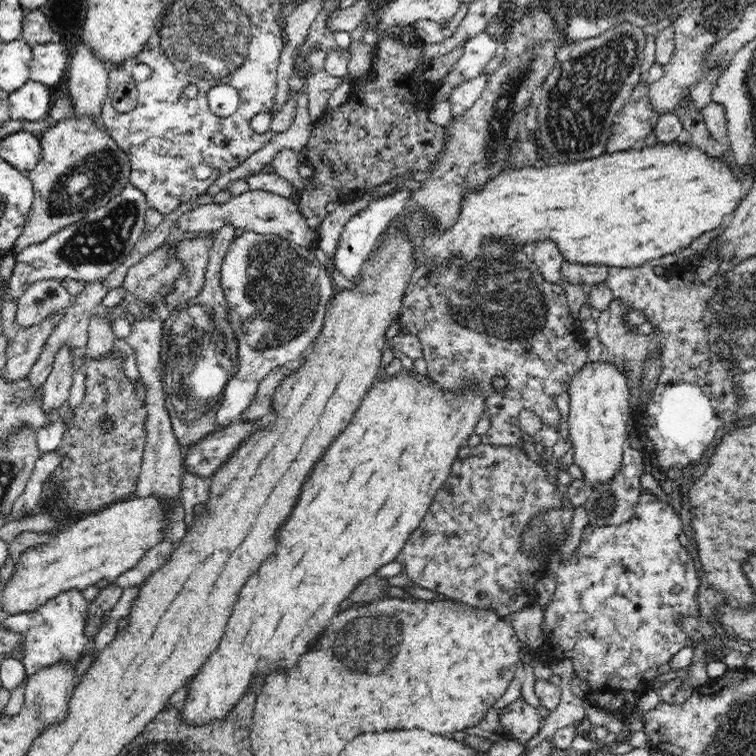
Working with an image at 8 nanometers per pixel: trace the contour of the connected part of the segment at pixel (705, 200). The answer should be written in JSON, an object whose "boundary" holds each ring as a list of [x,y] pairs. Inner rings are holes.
{"boundary":[[[656,144],[654,148],[648,148],[644,146],[644,150],[638,150],[638,152],[623,152],[605,153],[594,159],[587,159],[584,161],[577,161],[569,164],[554,164],[554,165],[540,165],[532,166],[532,168],[522,168],[522,170],[512,170],[512,172],[504,172],[503,175],[495,176],[490,180],[482,190],[478,192],[470,192],[464,196],[464,202],[462,202],[459,218],[452,225],[452,228],[448,227],[444,236],[440,236],[442,232],[435,232],[431,230],[431,224],[423,218],[423,216],[412,216],[406,220],[406,231],[408,235],[412,237],[414,245],[416,245],[416,259],[418,259],[417,266],[426,264],[428,260],[434,260],[434,264],[430,264],[428,268],[436,268],[436,264],[440,264],[440,260],[448,260],[448,252],[464,252],[464,256],[476,256],[476,252],[480,252],[480,240],[484,240],[484,236],[516,236],[516,240],[520,240],[520,244],[528,244],[532,240],[543,239],[540,236],[550,237],[556,244],[560,244],[560,252],[563,253],[563,259],[565,261],[574,261],[576,264],[596,264],[618,268],[634,268],[644,264],[648,264],[653,258],[660,258],[666,256],[666,254],[678,253],[683,248],[686,248],[690,243],[698,236],[702,236],[704,232],[711,232],[714,229],[724,224],[725,216],[732,214],[735,208],[739,205],[745,194],[751,189],[754,182],[754,176],[752,172],[748,174],[742,174],[740,178],[734,176],[734,172],[730,168],[726,168],[728,164],[724,164],[722,160],[714,160],[714,158],[708,158],[708,154],[703,152],[703,149],[698,150],[698,147],[694,146],[676,146],[676,144]]]}

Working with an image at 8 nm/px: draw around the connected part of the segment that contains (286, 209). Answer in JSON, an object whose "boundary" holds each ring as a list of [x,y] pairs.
{"boundary":[[[250,189],[240,195],[233,196],[228,202],[212,202],[200,205],[194,210],[190,210],[190,212],[184,212],[178,218],[173,231],[176,234],[200,231],[215,232],[220,230],[224,224],[229,224],[235,229],[242,228],[242,230],[248,232],[278,235],[307,249],[316,247],[316,229],[311,229],[307,225],[308,221],[300,214],[300,209],[296,206],[296,202],[265,190]]]}

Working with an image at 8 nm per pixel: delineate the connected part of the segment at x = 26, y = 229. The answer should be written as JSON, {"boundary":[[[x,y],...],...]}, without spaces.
{"boundary":[[[72,116],[61,120],[43,132],[40,144],[40,163],[32,171],[26,172],[32,181],[33,200],[21,226],[20,236],[12,244],[10,253],[14,255],[106,206],[129,184],[127,154],[109,138],[100,119],[91,122],[85,116]]]}

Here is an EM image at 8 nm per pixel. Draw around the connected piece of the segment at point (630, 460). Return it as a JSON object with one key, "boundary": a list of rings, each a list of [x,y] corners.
{"boundary":[[[626,445],[622,456],[620,472],[608,484],[604,482],[604,484],[592,485],[590,488],[588,500],[584,504],[589,524],[594,526],[610,526],[630,521],[641,495],[640,476],[644,474],[643,454],[638,449]]]}

